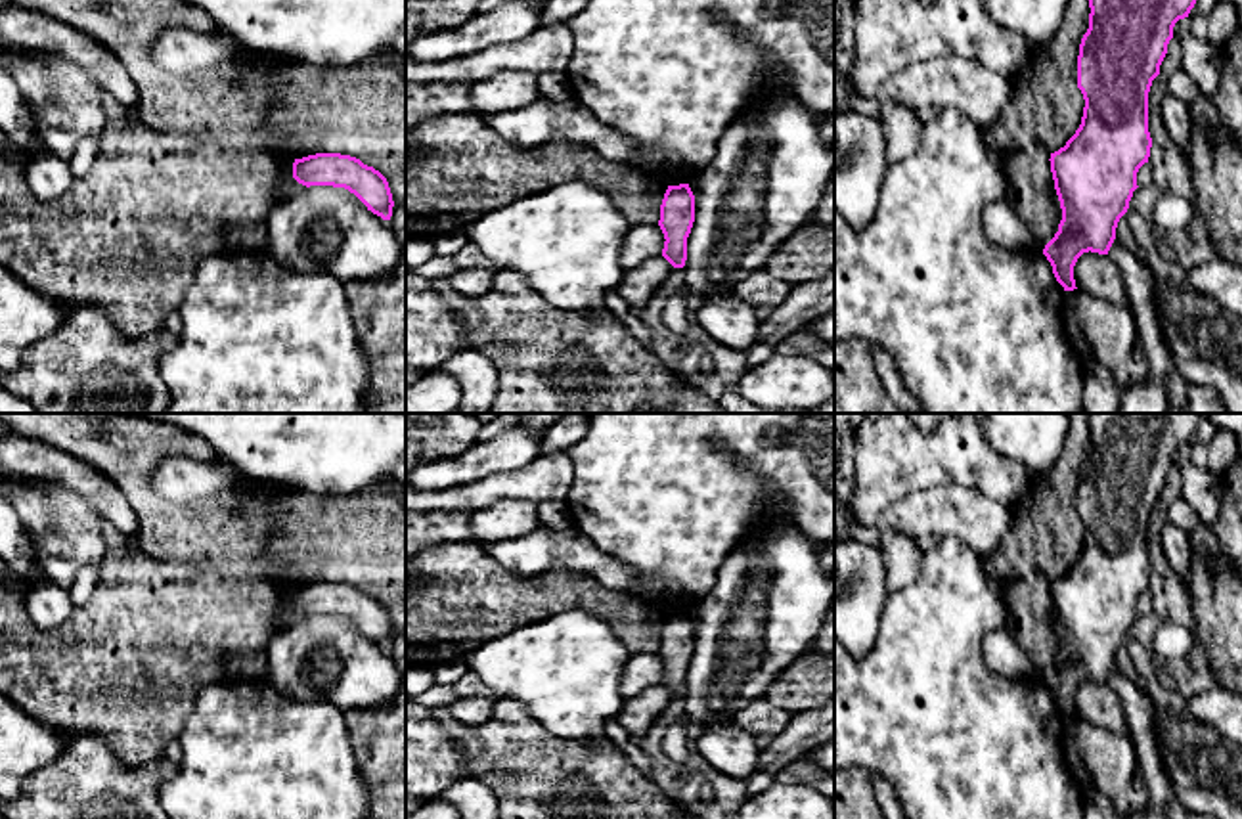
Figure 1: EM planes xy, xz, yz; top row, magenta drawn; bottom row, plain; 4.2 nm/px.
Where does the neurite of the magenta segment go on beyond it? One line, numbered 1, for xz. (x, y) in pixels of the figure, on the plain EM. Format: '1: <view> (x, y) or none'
1: none

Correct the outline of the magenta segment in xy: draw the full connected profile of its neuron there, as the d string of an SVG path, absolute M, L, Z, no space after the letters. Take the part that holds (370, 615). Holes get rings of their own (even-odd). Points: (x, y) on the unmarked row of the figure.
M316 582L293 591L293 607L310 614L344 616L383 649L392 645L392 622L387 607L360 587L341 582Z

